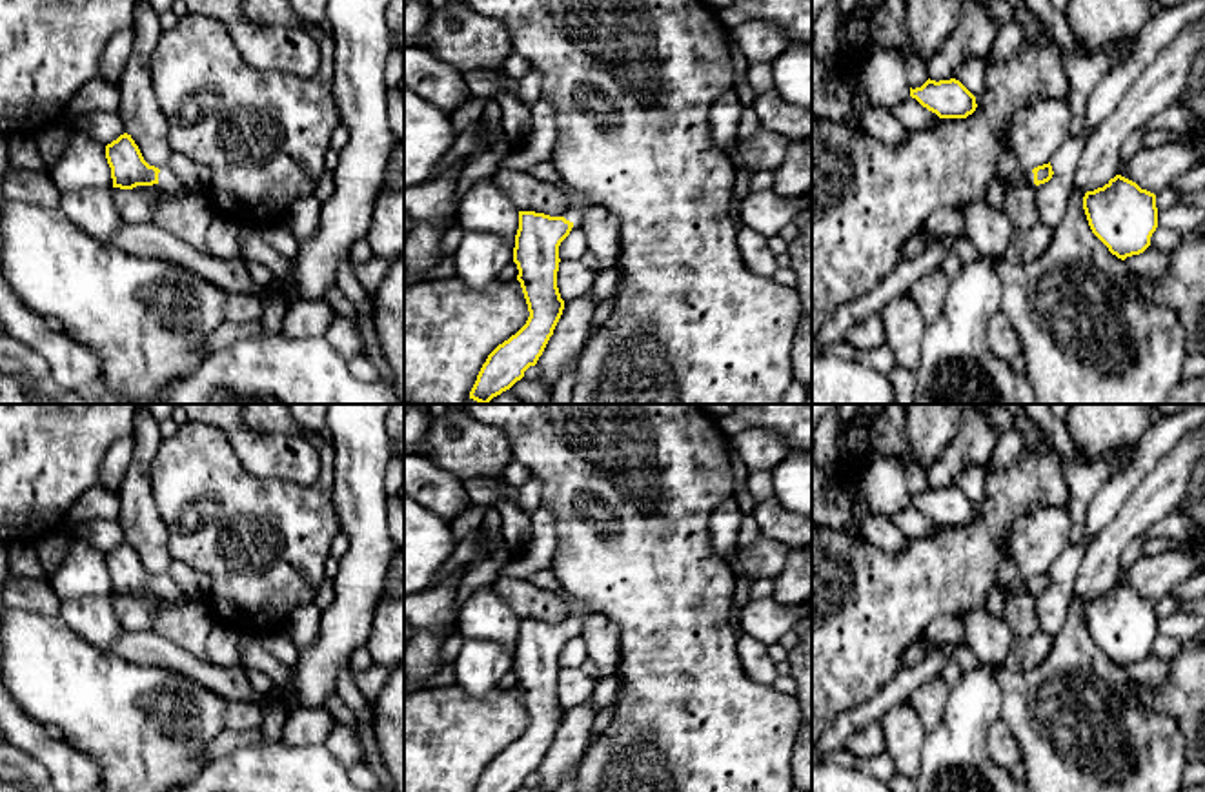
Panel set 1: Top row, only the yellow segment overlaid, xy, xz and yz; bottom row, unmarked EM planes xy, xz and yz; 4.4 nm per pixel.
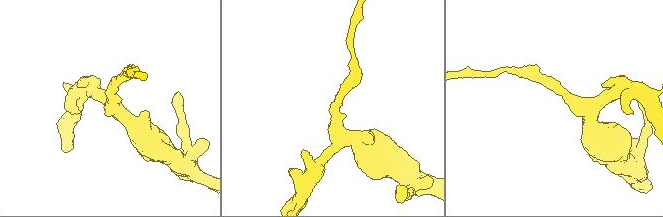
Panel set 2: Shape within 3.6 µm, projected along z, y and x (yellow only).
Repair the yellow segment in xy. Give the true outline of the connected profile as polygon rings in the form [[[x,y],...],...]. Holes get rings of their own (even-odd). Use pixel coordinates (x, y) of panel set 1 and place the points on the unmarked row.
[[[127,541],[106,553],[106,566],[111,575],[113,595],[133,597],[158,592],[171,604],[187,601],[186,594],[166,575],[149,574]]]

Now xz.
[[[575,599],[562,624],[519,619],[513,670],[530,725],[488,763],[475,792],[515,792],[537,772],[564,717],[557,696],[559,654],[581,628],[582,615],[590,612],[593,610],[588,603]]]

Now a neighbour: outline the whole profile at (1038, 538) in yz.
[[[1038,506],[1019,517],[1008,537],[1008,555],[1019,575],[1003,592],[1003,621],[1016,637],[1039,632],[1036,592],[1025,584],[1038,574],[1048,572],[1067,546],[1070,515],[1065,508]]]

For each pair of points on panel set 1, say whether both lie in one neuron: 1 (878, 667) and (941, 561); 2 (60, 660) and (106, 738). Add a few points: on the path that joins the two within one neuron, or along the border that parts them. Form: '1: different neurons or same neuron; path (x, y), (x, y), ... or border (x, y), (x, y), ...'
1: same neuron; path (878, 641), (878, 625), (916, 587)
2: same neuron; path (71, 680), (106, 718)

